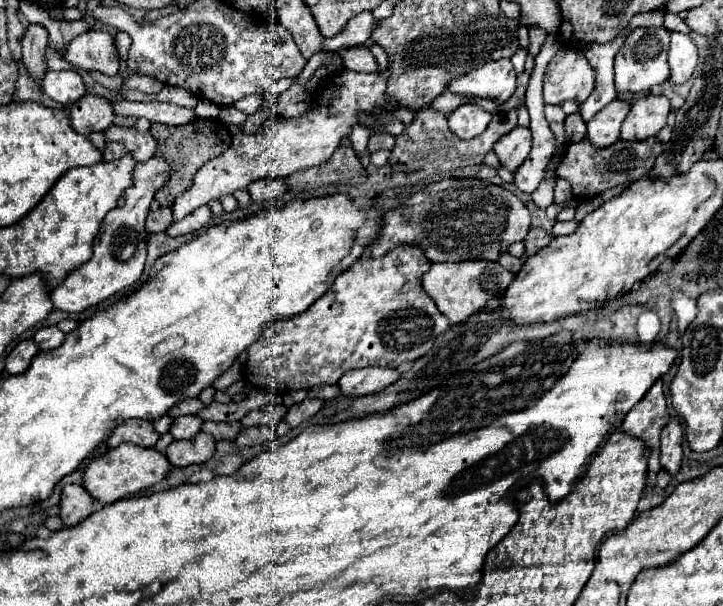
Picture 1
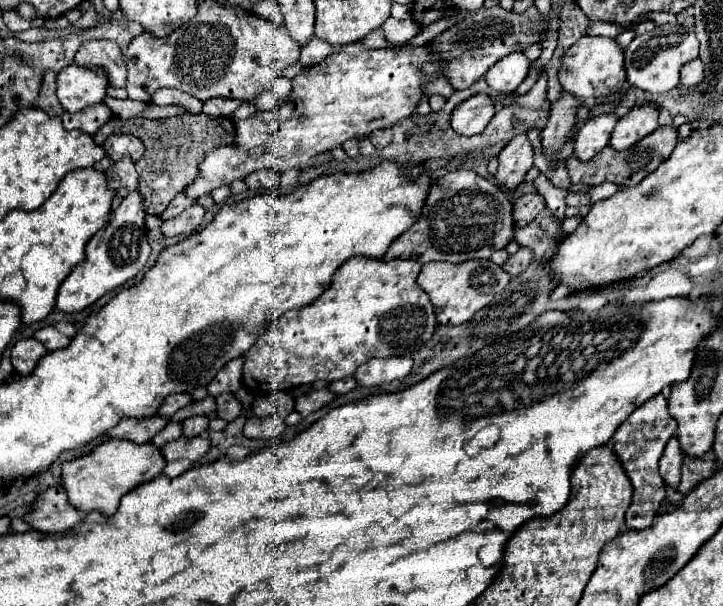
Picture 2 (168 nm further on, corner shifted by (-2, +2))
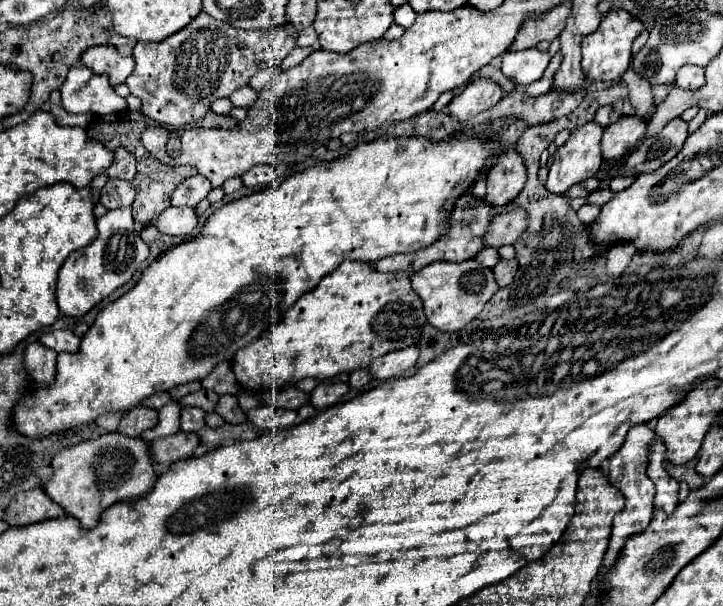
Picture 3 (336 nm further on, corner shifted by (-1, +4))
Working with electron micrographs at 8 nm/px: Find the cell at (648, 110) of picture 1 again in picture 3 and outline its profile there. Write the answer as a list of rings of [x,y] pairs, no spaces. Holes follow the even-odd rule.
[[[622,116],[604,130],[600,150],[604,160],[622,158],[630,146],[634,146],[644,136],[644,118]]]

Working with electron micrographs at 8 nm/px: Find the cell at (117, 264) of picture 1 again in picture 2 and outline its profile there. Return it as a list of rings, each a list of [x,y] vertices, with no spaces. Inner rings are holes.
[[[133,190],[125,196],[121,206],[111,212],[109,224],[101,228],[89,242],[87,242],[87,258],[73,268],[73,272],[65,278],[57,292],[57,308],[61,312],[81,312],[95,300],[99,300],[103,294],[115,290],[117,286],[125,284],[127,280],[135,278],[147,264],[147,258],[151,254],[151,246],[147,242],[147,228],[145,228],[145,208],[143,208],[143,196],[139,190]],[[115,236],[119,236],[117,246],[113,246]]]

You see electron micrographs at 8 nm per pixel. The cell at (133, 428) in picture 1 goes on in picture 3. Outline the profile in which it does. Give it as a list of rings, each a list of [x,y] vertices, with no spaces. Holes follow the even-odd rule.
[[[136,406],[134,410],[128,410],[122,414],[122,420],[118,424],[118,432],[126,436],[140,436],[144,430],[154,428],[158,422],[158,410]]]

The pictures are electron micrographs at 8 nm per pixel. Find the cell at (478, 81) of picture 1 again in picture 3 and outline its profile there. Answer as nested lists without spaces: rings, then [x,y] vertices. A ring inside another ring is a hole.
[[[528,48],[522,52],[506,52],[502,56],[502,72],[518,86],[528,86],[534,80],[542,78],[550,60],[552,56],[548,52],[540,52],[538,48]]]

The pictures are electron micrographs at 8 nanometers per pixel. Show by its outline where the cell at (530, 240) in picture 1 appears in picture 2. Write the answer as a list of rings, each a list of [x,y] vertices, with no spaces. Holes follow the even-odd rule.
[[[519,248],[513,256],[509,256],[509,260],[507,260],[507,264],[503,266],[511,276],[517,276],[517,274],[521,274],[523,270],[527,270],[527,266],[531,264],[531,260],[533,260],[533,250],[529,250],[529,248]]]

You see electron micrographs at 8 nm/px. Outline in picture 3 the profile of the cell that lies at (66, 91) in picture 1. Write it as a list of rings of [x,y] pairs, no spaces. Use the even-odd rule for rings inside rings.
[[[86,66],[72,68],[60,88],[62,106],[70,114],[116,114],[126,110],[126,100],[120,98],[108,82],[108,76],[96,76]]]

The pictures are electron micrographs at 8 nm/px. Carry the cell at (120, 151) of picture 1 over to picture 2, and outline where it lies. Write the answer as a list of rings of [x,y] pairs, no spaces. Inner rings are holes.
[[[123,156],[107,170],[109,188],[115,190],[117,196],[127,196],[131,190],[137,188],[137,172],[135,164],[129,156]]]

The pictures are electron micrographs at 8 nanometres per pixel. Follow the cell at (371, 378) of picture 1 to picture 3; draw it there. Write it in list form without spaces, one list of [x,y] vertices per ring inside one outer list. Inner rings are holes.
[[[408,346],[404,350],[396,350],[392,354],[384,354],[376,362],[372,362],[370,372],[372,372],[372,376],[376,376],[380,380],[398,378],[398,376],[402,376],[404,372],[408,372],[410,368],[416,366],[418,354],[420,354],[418,346]]]

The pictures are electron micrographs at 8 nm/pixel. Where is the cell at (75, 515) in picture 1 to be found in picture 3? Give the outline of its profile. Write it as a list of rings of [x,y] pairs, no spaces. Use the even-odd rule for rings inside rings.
[[[34,488],[30,492],[18,492],[6,508],[4,520],[8,526],[28,526],[34,522],[42,522],[48,518],[60,518],[64,510],[52,502],[42,488]]]

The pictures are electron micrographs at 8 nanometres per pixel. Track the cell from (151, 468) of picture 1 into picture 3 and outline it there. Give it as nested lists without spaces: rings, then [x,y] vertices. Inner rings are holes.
[[[110,432],[60,450],[52,460],[52,478],[44,484],[44,492],[50,500],[58,502],[68,516],[76,518],[82,528],[94,528],[108,506],[148,494],[156,476],[148,444],[142,438]]]

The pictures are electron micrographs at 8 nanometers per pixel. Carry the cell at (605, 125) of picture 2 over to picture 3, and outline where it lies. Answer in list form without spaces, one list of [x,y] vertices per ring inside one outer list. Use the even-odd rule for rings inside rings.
[[[588,122],[586,126],[574,130],[564,146],[560,146],[550,164],[548,180],[544,188],[552,194],[566,194],[570,186],[592,178],[600,164],[600,138],[604,128],[596,122]]]

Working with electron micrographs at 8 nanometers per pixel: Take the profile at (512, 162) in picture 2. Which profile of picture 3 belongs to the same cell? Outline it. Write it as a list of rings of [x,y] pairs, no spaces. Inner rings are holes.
[[[510,148],[500,156],[498,164],[488,172],[488,194],[486,202],[494,208],[510,204],[524,188],[526,168],[520,154]]]

